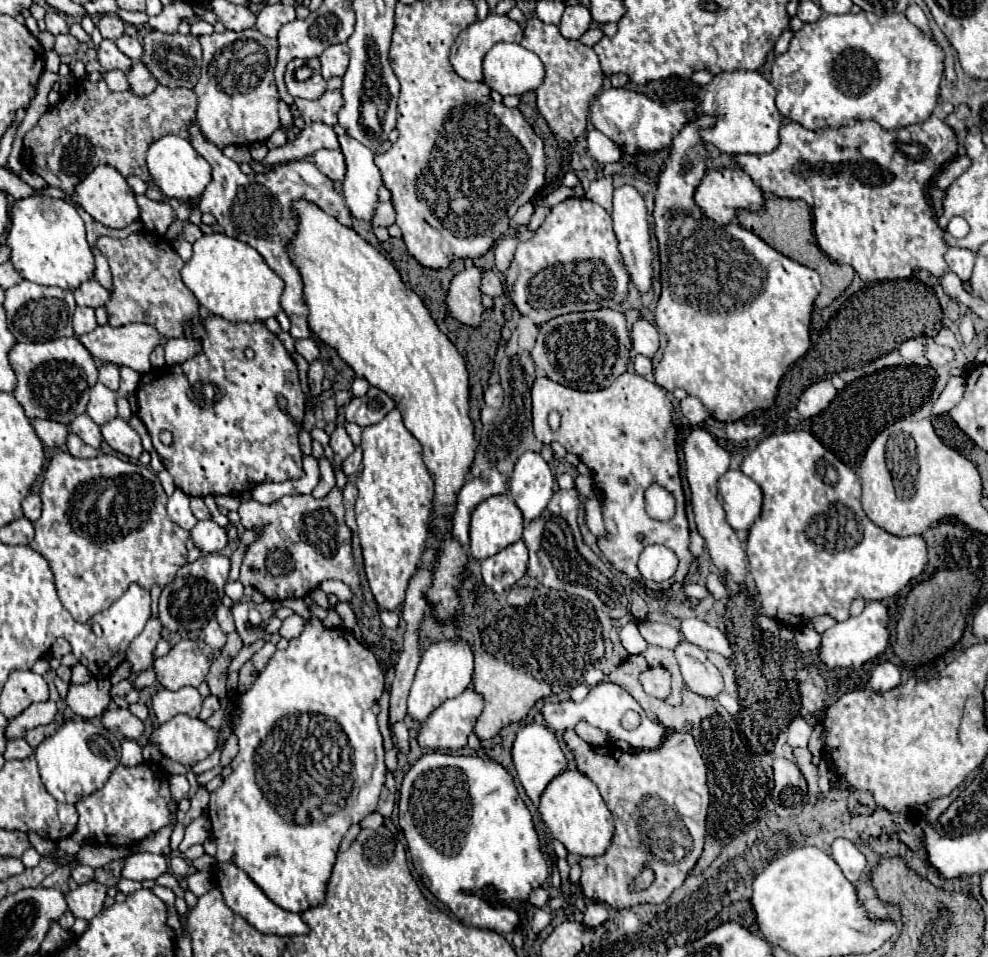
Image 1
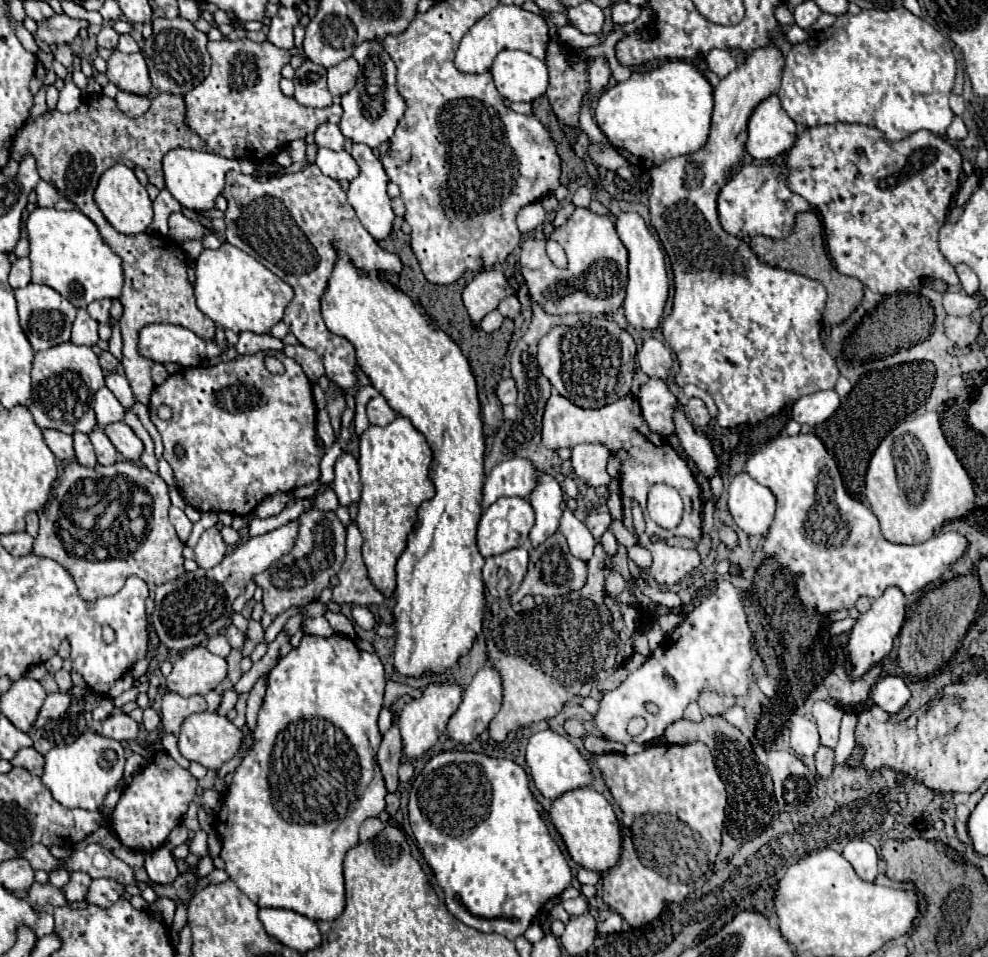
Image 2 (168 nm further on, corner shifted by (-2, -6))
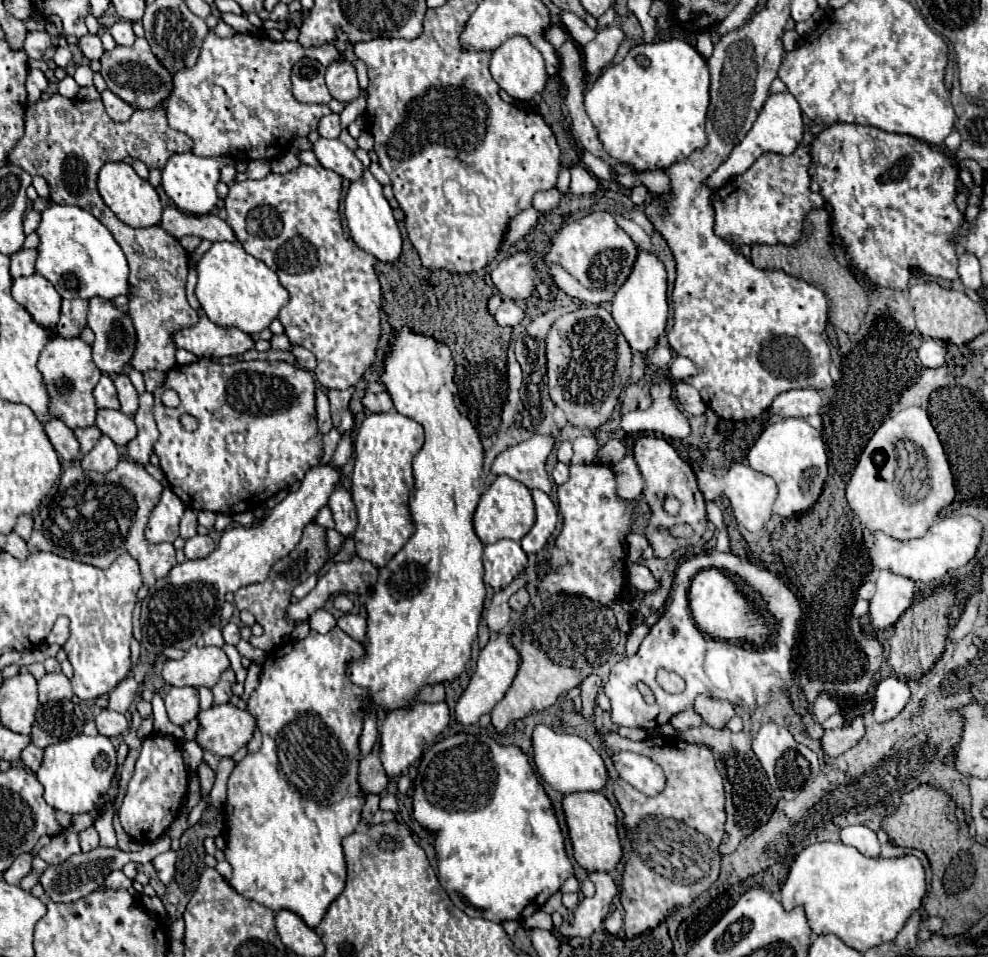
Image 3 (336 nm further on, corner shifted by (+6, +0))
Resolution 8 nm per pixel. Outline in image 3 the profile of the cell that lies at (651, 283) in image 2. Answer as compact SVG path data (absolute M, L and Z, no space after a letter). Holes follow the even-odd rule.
M638 247L638 257L634 261L632 273L628 275L626 283L618 289L616 297L612 299L612 317L618 323L622 335L630 343L632 351L646 353L664 333L666 319L668 319L668 301L666 301L666 267L664 263L650 251Z

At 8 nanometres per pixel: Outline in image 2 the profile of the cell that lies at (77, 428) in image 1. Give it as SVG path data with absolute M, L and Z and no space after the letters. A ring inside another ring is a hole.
M96 427L92 433L90 433L90 441L96 449L96 455L98 455L98 463L100 465L114 465L116 459L118 459L118 453L116 453L116 447L108 441L106 433Z

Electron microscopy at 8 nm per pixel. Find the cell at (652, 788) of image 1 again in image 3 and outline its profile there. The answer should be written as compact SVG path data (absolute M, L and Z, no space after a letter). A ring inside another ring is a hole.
M608 733L602 739L602 747L610 757L622 751L644 755L658 763L666 775L666 787L654 797L640 793L620 777L614 781L614 795L624 813L626 837L630 841L628 861L620 881L620 903L626 911L626 937L634 937L656 927L672 907L690 905L718 879L718 845L726 821L724 785L712 753L704 745L662 735L634 743L618 733Z

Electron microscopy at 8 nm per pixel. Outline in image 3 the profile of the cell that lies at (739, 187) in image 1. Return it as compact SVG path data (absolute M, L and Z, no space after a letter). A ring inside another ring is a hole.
M800 145L792 155L762 155L748 171L714 191L714 231L730 245L752 243L786 243L796 245L800 239L804 215L810 209L824 207L824 197L810 191L810 147Z

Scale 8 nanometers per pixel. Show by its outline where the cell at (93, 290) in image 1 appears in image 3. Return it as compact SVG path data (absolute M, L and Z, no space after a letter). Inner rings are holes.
M92 297L90 301L90 307L88 307L88 327L94 331L96 335L96 341L92 345L92 351L94 351L94 363L100 371L104 373L120 373L124 369L124 365L128 363L128 359L132 357L134 353L134 343L136 343L136 333L134 333L134 327L132 327L132 321L126 313L118 311L110 301L106 299L100 299L100 297Z

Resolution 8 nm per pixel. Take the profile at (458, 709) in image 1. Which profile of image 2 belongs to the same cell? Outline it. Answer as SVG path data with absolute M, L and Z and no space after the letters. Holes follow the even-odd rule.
M492 663L482 667L462 697L458 711L450 717L448 733L460 743L472 743L502 707L502 681L498 669Z

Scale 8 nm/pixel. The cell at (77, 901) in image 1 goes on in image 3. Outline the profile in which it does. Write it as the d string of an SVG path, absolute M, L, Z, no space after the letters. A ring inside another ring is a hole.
M114 871L104 879L106 889L128 889L130 885L132 885L132 881L122 871Z

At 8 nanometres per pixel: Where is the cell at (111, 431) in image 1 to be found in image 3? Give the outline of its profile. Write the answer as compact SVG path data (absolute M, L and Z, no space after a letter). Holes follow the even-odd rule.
M100 409L96 415L96 425L116 445L128 445L136 437L136 425L134 425L132 417L124 415L122 411Z

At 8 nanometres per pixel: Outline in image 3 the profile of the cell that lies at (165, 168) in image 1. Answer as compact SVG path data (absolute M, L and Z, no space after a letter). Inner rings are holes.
M192 151L174 153L168 159L166 167L162 169L162 187L164 187L166 195L176 203L176 207L180 211L194 213L194 215L210 213L218 203L216 185L220 181L220 169L226 163L230 163L228 157L198 157Z

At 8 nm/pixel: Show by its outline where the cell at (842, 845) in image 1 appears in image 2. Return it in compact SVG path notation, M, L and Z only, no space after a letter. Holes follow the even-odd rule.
M852 839L852 841L848 841L848 845L844 847L842 853L852 863L856 873L864 881L874 881L876 879L876 875L878 875L878 853L868 841Z

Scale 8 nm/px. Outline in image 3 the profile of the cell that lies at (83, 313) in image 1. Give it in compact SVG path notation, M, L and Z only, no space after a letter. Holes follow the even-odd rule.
M64 299L60 323L56 327L58 335L64 339L80 337L80 333L86 329L86 315L88 315L88 301L82 301L82 299L66 301Z

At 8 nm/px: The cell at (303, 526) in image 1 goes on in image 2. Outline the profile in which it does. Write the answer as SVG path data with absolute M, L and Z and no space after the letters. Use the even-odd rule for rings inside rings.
M308 509L298 517L298 521L300 521L300 533L298 533L294 549L288 555L284 555L282 559L278 559L268 571L254 577L256 585L260 585L264 589L264 599L262 599L264 629L268 629L268 625L280 613L288 611L290 607L308 605L308 603L316 601L320 597L322 589L326 589L330 585L330 577L334 577L340 571L344 557L346 557L346 551L344 551L346 527L340 523L336 513Z

